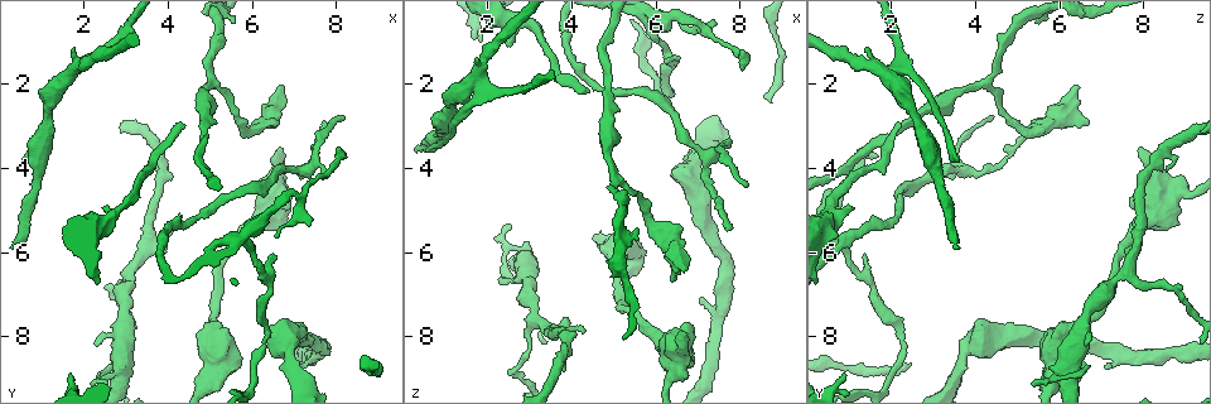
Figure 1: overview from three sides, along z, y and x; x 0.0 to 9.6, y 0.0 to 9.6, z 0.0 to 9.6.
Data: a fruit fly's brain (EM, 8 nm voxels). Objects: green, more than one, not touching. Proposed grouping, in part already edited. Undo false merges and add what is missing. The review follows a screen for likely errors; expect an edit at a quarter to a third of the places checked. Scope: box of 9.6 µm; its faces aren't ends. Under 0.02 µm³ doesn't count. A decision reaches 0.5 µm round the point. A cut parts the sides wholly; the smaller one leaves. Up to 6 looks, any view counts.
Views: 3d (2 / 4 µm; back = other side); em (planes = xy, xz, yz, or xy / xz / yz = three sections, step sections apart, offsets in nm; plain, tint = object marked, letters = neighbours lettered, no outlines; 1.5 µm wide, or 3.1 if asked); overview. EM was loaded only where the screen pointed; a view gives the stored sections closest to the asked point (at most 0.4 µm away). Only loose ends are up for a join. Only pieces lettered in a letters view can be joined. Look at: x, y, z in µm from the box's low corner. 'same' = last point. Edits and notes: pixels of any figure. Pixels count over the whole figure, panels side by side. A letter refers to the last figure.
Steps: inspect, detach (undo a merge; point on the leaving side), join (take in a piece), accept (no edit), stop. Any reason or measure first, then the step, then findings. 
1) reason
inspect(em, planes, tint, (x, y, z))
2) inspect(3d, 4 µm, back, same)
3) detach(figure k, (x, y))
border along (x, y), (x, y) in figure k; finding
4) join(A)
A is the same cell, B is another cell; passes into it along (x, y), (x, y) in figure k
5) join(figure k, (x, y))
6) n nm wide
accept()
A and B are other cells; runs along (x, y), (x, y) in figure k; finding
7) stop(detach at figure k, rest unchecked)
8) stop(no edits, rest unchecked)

branch stops here
inspect(em, planes, plain, (8.75, 8.75, 2.40))

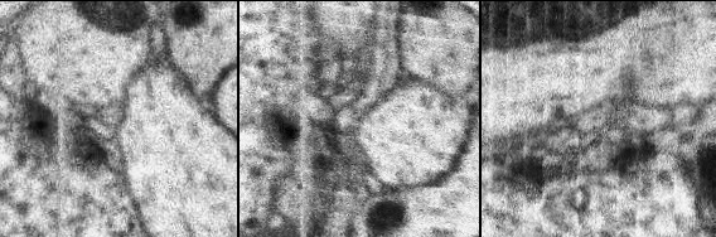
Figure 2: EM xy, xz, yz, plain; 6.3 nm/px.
what lies round it
inspect(em, planes, letters, same)

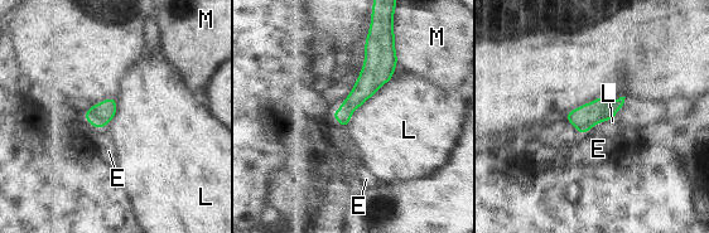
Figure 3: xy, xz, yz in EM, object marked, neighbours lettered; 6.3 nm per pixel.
100 nm wide
accept()
E, L and M are other cells; none of them fits

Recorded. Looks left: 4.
calibre changes
inspect(3d, 2 µm, (8.75, 8.70, 0.75))

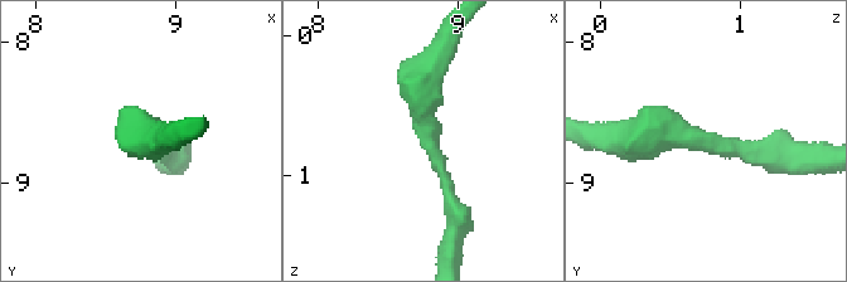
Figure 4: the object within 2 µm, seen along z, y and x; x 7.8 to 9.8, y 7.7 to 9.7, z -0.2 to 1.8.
shape alone is not enough
inspect(em, planes, letters, (8.82, 8.70, 0.68))

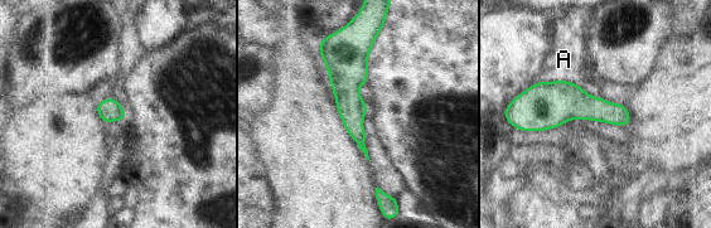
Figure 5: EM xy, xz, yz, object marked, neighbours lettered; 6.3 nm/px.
A touches over 300 nm
accept()
A is another cell; border along (535, 82), (571, 81), (580, 86) in figure 5; continuous, no second cell

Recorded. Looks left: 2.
branch stops here
inspect(em, planes, letters, (6.55, 6.05, 1.40))

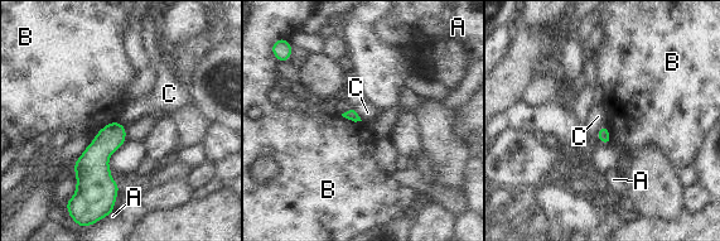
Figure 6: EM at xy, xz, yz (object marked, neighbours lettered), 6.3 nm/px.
B touches over 180 nm
accept()
A, B and C are other cells; none of them fits

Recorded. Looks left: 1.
stop(no edits, rest unchecked)

